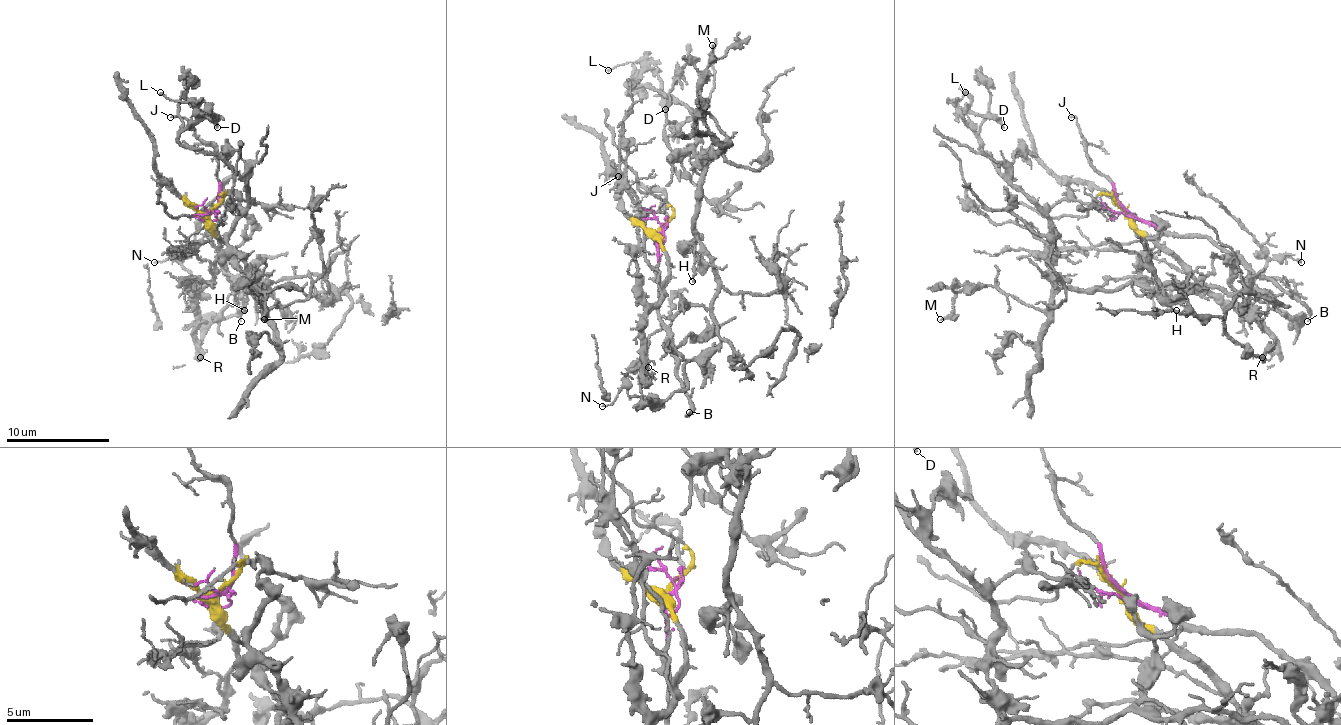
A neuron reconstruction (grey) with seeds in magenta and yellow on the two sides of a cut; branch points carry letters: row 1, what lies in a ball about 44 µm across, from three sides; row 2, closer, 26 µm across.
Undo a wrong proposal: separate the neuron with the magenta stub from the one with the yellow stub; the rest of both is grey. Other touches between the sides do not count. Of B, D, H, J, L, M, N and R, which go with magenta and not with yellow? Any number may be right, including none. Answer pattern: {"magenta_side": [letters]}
{"magenta_side": ["B", "J"]}

